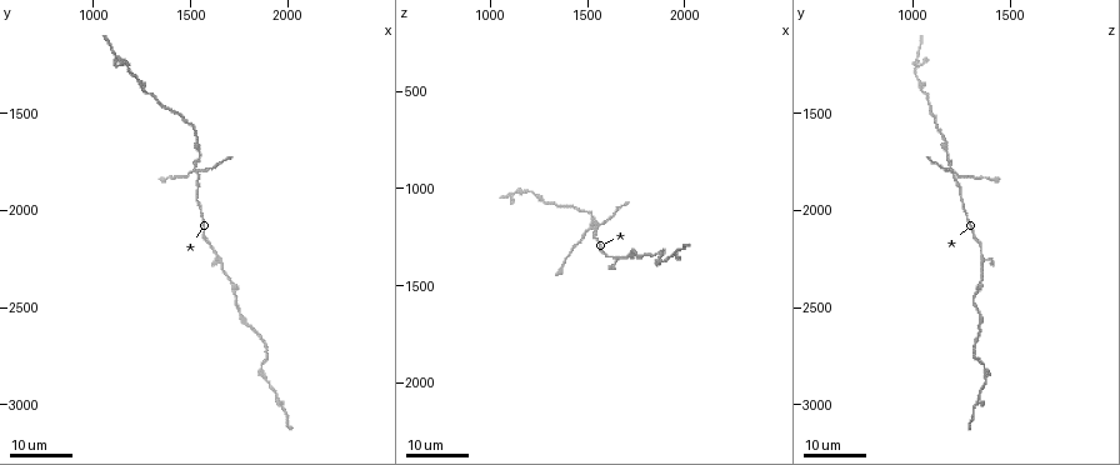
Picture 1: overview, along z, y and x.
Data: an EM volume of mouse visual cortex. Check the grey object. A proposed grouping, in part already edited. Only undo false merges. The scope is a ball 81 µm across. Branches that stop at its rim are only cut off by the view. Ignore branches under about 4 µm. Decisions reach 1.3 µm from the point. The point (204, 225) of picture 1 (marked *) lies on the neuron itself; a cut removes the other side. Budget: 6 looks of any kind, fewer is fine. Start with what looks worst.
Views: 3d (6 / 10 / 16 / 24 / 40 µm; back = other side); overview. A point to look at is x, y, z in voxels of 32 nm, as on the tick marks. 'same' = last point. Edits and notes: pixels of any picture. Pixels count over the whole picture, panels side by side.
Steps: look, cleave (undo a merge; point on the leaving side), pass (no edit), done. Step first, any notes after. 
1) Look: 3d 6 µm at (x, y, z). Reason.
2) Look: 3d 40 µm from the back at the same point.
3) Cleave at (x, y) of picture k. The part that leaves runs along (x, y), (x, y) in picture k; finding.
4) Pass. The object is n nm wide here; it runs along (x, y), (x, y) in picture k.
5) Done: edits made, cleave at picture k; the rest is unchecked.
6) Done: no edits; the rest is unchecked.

Look: 3d 16 µm at (1530, 1800, 1210). Looks like a crossing.

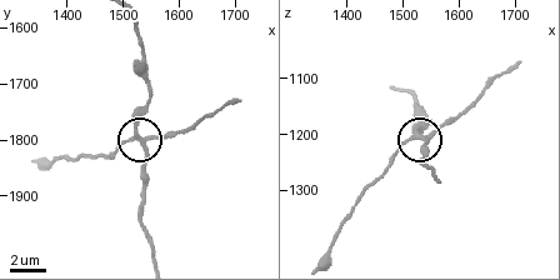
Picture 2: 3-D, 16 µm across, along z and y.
Look: 3d 10 µm at (1515, 1790, 1205).

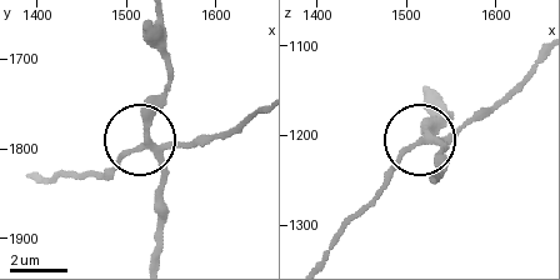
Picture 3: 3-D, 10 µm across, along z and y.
Cleave at (119, 165) of picture 3. The part that leaves runs along (150, 149), (131, 151), (108, 170), (39, 178) in picture 3; a second neuron is stuck on.

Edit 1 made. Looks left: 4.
Look: 3d 16 µm at (1890, 2740, 1310).

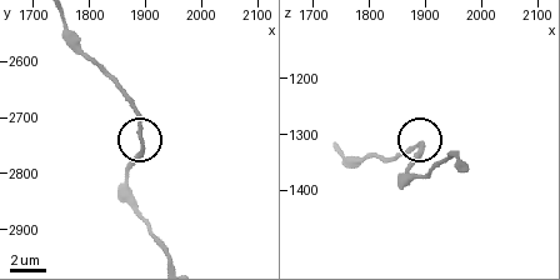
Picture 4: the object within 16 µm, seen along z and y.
Look: 3d 10 µm at (1895, 2735, 1320).

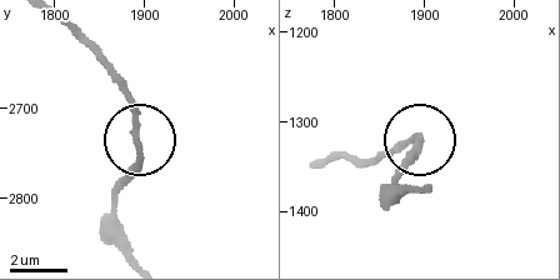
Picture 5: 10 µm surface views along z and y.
Pass. It runs along (64, 25), (125, 98), (143, 161), (123, 188) in picture 5; continuous, no second neuron.

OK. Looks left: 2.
Done: edits made, cleave at picture 3; the rest is unchecked.

